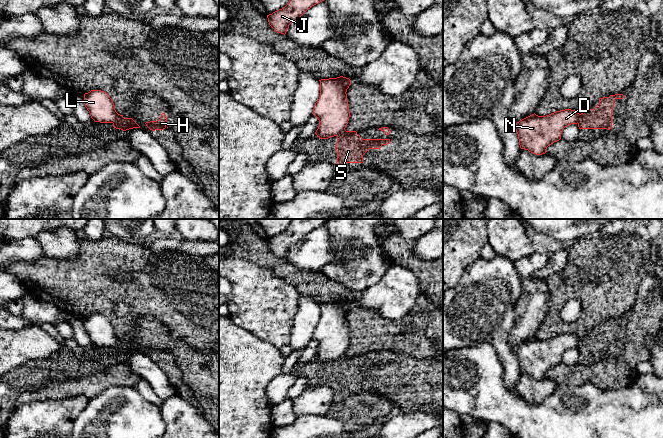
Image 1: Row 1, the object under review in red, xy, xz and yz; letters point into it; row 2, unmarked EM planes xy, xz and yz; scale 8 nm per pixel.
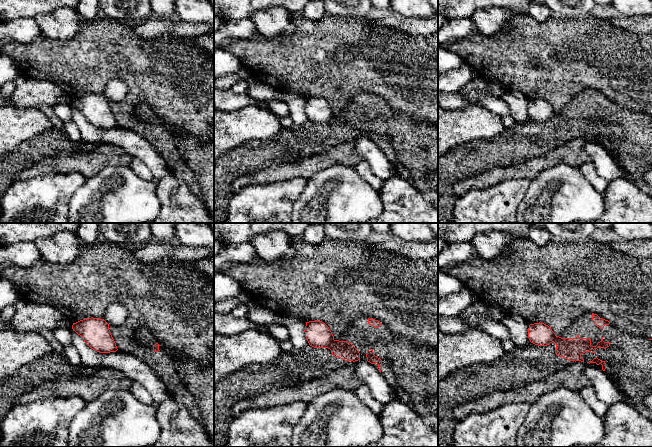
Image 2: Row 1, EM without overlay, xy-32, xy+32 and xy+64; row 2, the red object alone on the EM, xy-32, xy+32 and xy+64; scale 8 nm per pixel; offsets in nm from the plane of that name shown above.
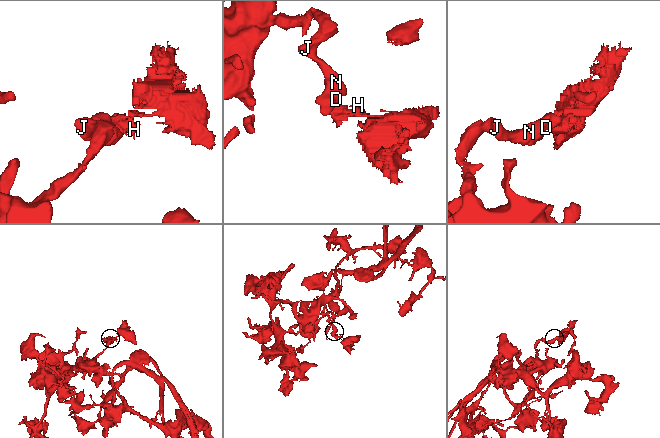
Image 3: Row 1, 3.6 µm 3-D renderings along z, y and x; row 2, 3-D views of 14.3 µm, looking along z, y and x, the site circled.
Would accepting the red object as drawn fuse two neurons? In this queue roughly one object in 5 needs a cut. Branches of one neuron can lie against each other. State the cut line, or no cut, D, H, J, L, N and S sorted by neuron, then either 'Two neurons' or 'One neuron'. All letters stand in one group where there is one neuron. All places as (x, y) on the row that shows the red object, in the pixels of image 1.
Split along xy (119, 114), (112, 122). Groups: D J L N / H S. Two neurons

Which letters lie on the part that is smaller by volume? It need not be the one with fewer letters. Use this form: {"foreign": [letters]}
{"foreign": ["H", "S"]}

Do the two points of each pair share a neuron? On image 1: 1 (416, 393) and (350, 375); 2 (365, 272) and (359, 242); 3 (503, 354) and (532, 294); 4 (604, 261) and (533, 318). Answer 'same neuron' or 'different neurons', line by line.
1: same neuron
2: same neuron
3: different neurons
4: different neurons

